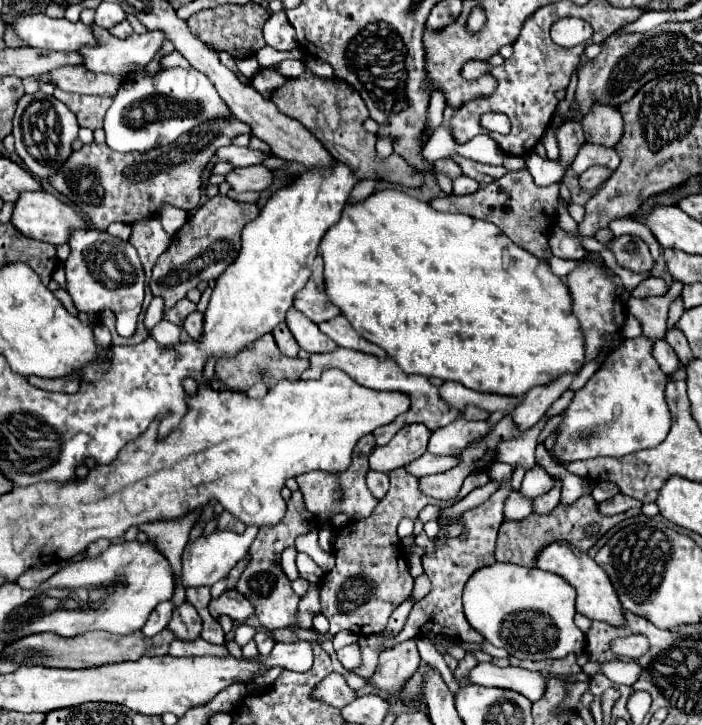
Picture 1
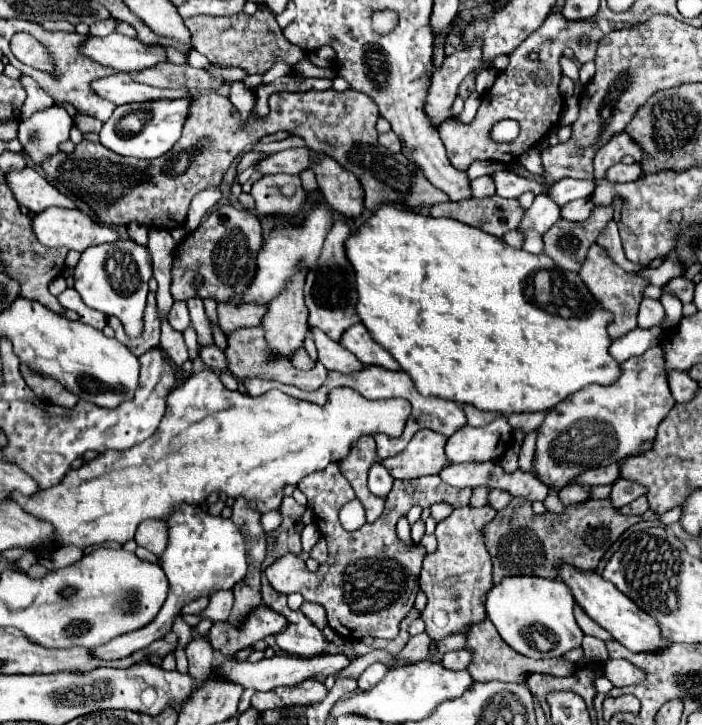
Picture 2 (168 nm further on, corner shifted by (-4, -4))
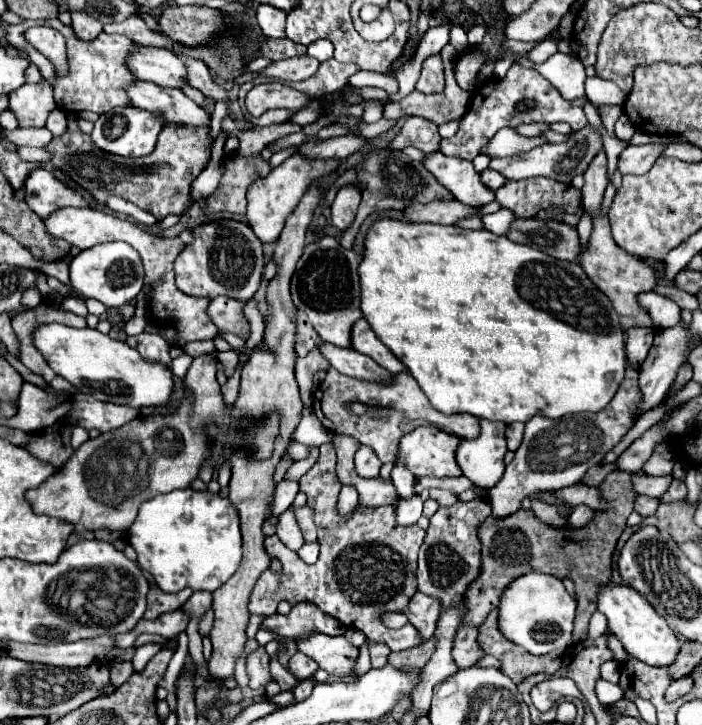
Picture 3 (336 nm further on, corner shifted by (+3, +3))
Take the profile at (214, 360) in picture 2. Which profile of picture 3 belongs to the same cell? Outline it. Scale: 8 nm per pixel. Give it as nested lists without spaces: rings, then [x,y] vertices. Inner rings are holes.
[[[216,351],[216,361],[226,369],[226,371],[234,371],[236,363],[238,363],[238,353],[234,351]]]

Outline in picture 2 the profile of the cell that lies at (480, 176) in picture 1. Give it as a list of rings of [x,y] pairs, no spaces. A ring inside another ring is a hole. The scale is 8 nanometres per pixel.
[[[509,170],[495,172],[493,180],[497,184],[497,196],[501,198],[519,198],[519,194],[525,194],[525,192],[533,192],[537,196],[545,192],[545,188],[539,182],[517,176],[515,172],[509,172]]]

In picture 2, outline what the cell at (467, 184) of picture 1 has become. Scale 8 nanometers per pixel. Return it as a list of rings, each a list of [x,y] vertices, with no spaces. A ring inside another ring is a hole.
[[[485,174],[485,176],[477,178],[477,180],[473,180],[471,188],[473,188],[475,198],[487,198],[487,196],[495,194],[495,182],[493,182],[491,174]]]

